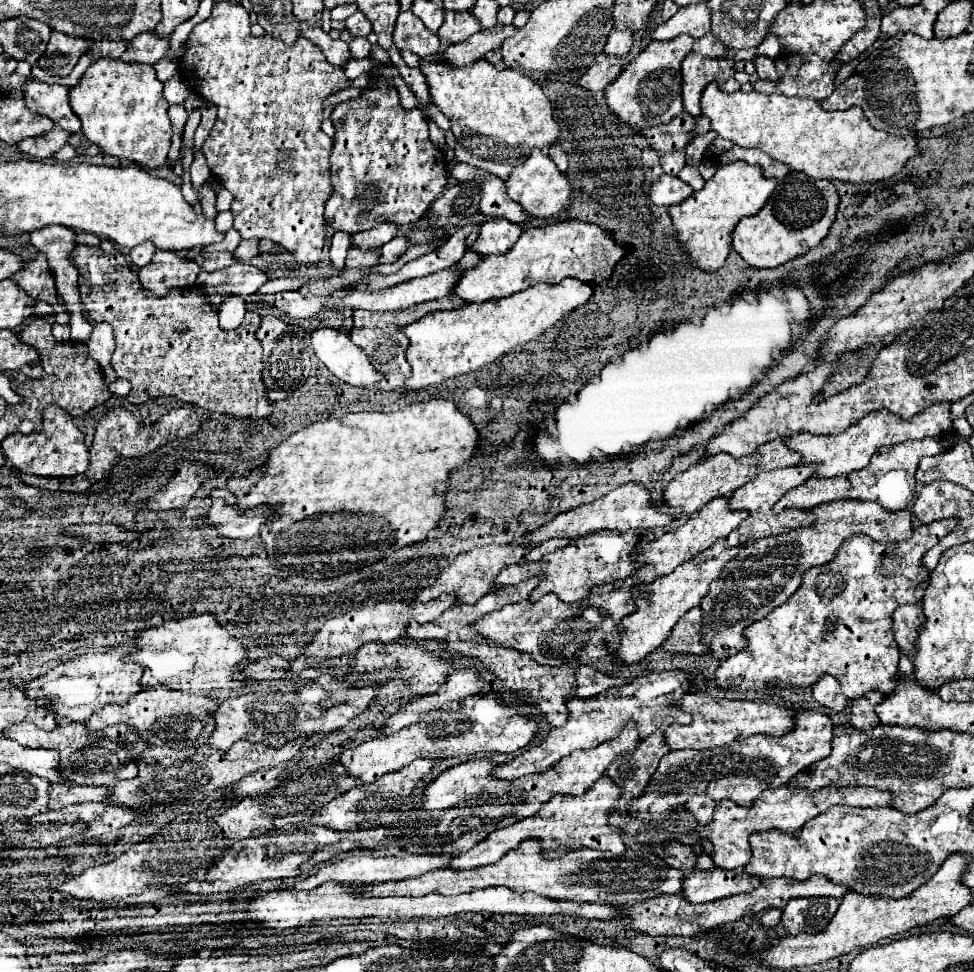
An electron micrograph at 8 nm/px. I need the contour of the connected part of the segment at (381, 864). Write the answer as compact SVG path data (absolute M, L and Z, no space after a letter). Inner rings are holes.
M397 853L391 857L377 857L377 855L345 855L341 859L335 859L331 863L325 863L317 873L308 876L304 880L299 880L293 886L282 883L278 889L290 890L311 890L325 883L325 881L335 881L339 885L369 885L369 883L383 883L383 881L399 881L415 875L423 875L427 871L441 869L443 863L447 863L447 857L435 857L435 855L409 855L409 853ZM315 877L315 879L313 879Z

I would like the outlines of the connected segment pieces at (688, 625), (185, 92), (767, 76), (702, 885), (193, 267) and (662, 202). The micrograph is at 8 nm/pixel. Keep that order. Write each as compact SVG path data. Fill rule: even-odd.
M693 607L679 619L675 625L675 631L667 637L667 643L663 643L663 649L669 653L689 653L689 655L703 655L707 653L707 647L701 643L701 609Z
M167 81L163 93L165 93L165 99L169 101L169 105L183 103L191 95L191 91L189 91L185 81Z
M757 57L755 59L755 67L757 67L757 75L761 81L779 81L779 75L775 71L775 63L769 57Z
M707 869L691 871L683 877L683 899L689 903L709 903L759 887L761 879L745 875L745 871Z
M157 251L151 263L139 269L139 281L155 297L165 297L175 287L193 287L199 269L195 261L181 259L173 251Z
M663 173L651 185L649 197L659 207L671 207L671 205L677 205L677 203L685 201L691 193L693 193L693 189L687 183L683 183L679 177Z

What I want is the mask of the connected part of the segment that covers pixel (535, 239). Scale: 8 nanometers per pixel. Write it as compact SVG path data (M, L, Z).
M563 221L547 227L527 229L519 241L503 255L481 257L471 269L461 269L459 281L453 293L465 303L483 303L487 299L509 297L535 283L559 283L565 277L579 279L583 283L599 283L611 277L615 263L625 253L625 247L615 243L611 235L593 223Z

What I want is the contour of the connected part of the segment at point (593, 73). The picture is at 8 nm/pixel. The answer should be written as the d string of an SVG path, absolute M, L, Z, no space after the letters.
M601 55L597 63L579 79L579 87L589 91L603 91L619 73L621 73L621 57L605 57Z

